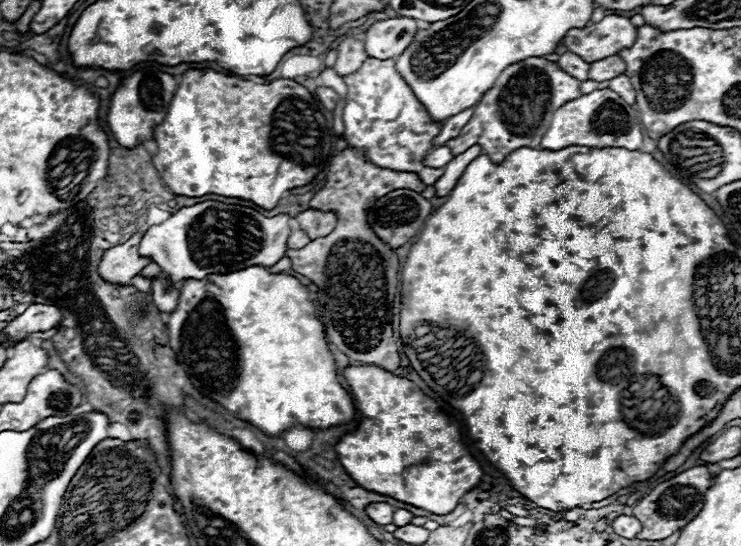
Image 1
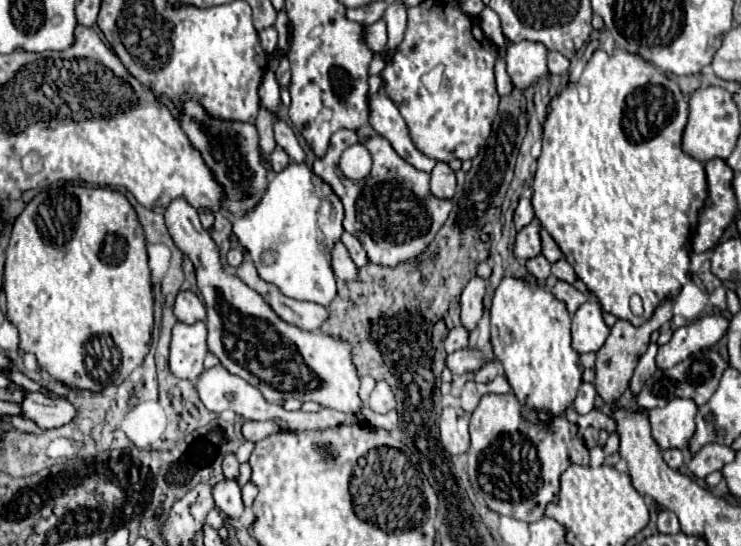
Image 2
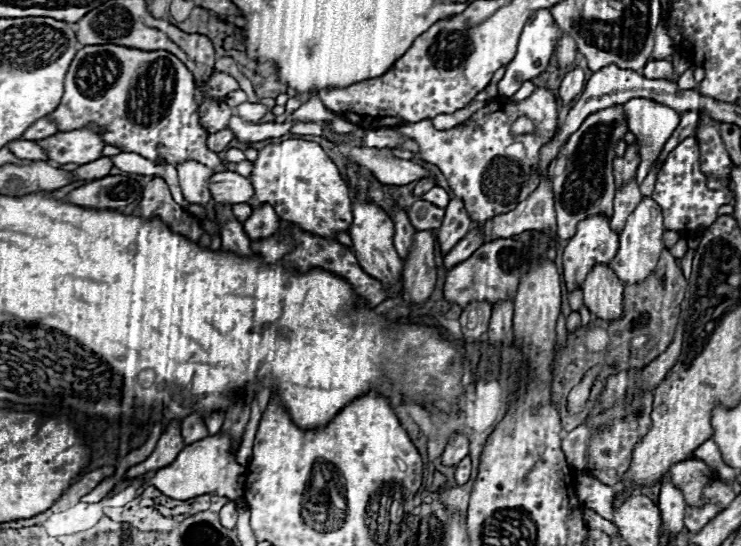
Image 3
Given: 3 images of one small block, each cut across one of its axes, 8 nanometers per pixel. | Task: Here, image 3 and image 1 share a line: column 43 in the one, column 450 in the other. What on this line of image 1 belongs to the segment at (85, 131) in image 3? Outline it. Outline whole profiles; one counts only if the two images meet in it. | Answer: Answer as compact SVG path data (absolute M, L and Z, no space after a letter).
M526 58L522 62L516 62L512 66L508 66L498 78L496 84L492 86L492 90L488 90L484 94L484 98L476 104L476 110L472 114L472 118L468 120L468 124L460 130L460 134L456 138L452 138L452 142L446 142L446 146L452 146L452 154L458 156L464 150L468 150L474 144L480 144L482 150L494 160L494 162L502 162L510 152L522 148L522 146L530 146L530 148L538 148L542 136L546 134L554 112L564 104L570 102L572 98L580 96L580 80L576 80L574 76L566 74L556 62L548 62L544 58Z

